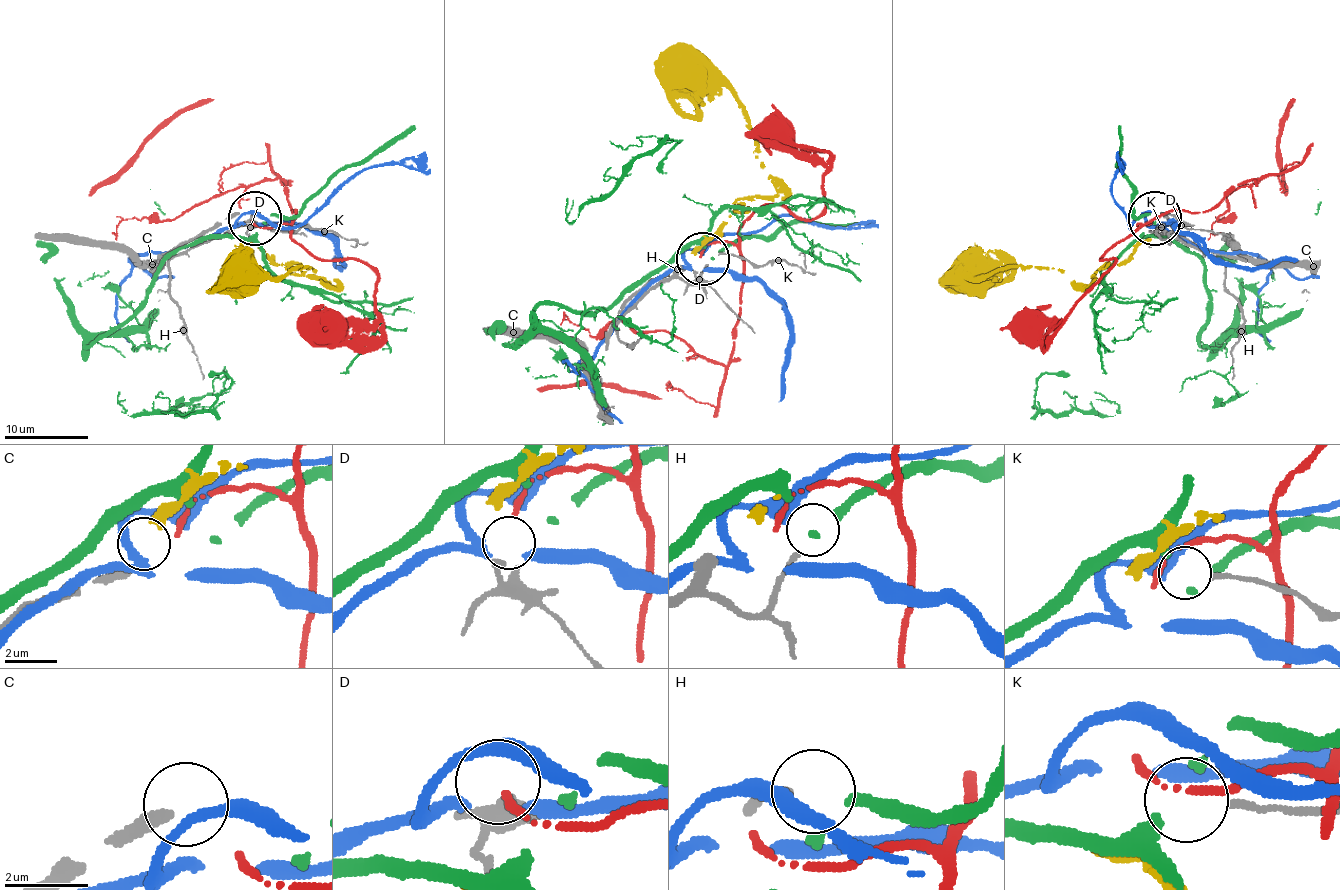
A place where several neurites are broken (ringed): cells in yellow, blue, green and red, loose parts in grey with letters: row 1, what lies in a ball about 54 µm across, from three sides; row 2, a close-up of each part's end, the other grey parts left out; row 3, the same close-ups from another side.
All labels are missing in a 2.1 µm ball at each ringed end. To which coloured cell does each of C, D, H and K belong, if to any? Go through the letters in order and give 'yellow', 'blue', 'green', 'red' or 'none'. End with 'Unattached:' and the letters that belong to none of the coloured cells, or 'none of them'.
C: none
D: red
H: none
K: none
Unattached: C, H, K

